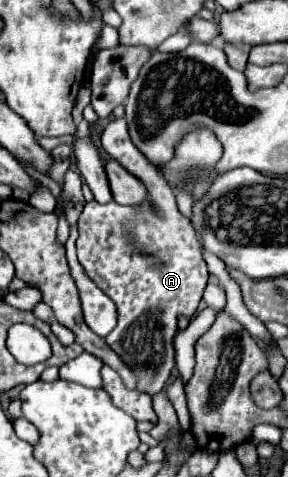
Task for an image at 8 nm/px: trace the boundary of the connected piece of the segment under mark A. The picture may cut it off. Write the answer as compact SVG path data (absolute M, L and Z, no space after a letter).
M111 120L109 126L103 130L103 150L123 164L131 174L139 176L149 190L149 202L135 206L135 208L119 208L114 201L102 205L97 200L85 204L79 216L79 238L77 238L77 258L79 264L85 268L87 276L115 302L117 306L117 326L105 338L113 352L121 356L125 364L131 366L139 384L137 390L147 394L163 392L165 382L175 368L175 350L171 348L171 336L175 336L177 316L193 316L201 302L201 294L207 286L209 272L207 264L201 256L201 244L197 238L195 228L191 222L179 212L175 194L167 180L159 178L159 170L137 150L137 146L129 138L129 130L125 130L125 120Z

